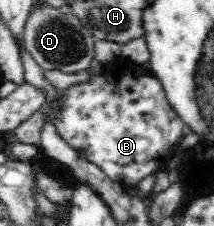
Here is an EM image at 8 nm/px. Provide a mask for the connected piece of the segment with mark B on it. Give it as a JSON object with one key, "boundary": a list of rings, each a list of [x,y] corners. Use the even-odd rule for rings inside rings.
{"boundary":[[[89,67],[89,69],[91,70],[91,75],[87,82],[73,84],[73,86],[70,86],[67,90],[60,92],[62,105],[60,106],[59,112],[53,118],[53,125],[61,138],[67,141],[72,149],[75,149],[78,154],[82,150],[85,152],[84,160],[97,165],[101,168],[102,173],[107,175],[107,177],[110,177],[113,181],[122,184],[125,189],[133,189],[139,181],[141,181],[144,177],[147,177],[149,174],[165,170],[167,167],[165,166],[165,161],[171,158],[174,149],[179,146],[181,139],[187,131],[184,121],[181,120],[176,111],[171,108],[170,102],[166,99],[166,93],[164,92],[162,83],[151,74],[143,73],[143,75],[137,76],[123,75],[123,77],[119,77],[119,85],[117,85],[117,81],[109,81],[109,77],[107,77],[107,75],[101,75],[101,73],[99,73],[99,75],[95,75],[95,77],[92,77],[92,73],[94,71],[92,71],[92,67]]]}

